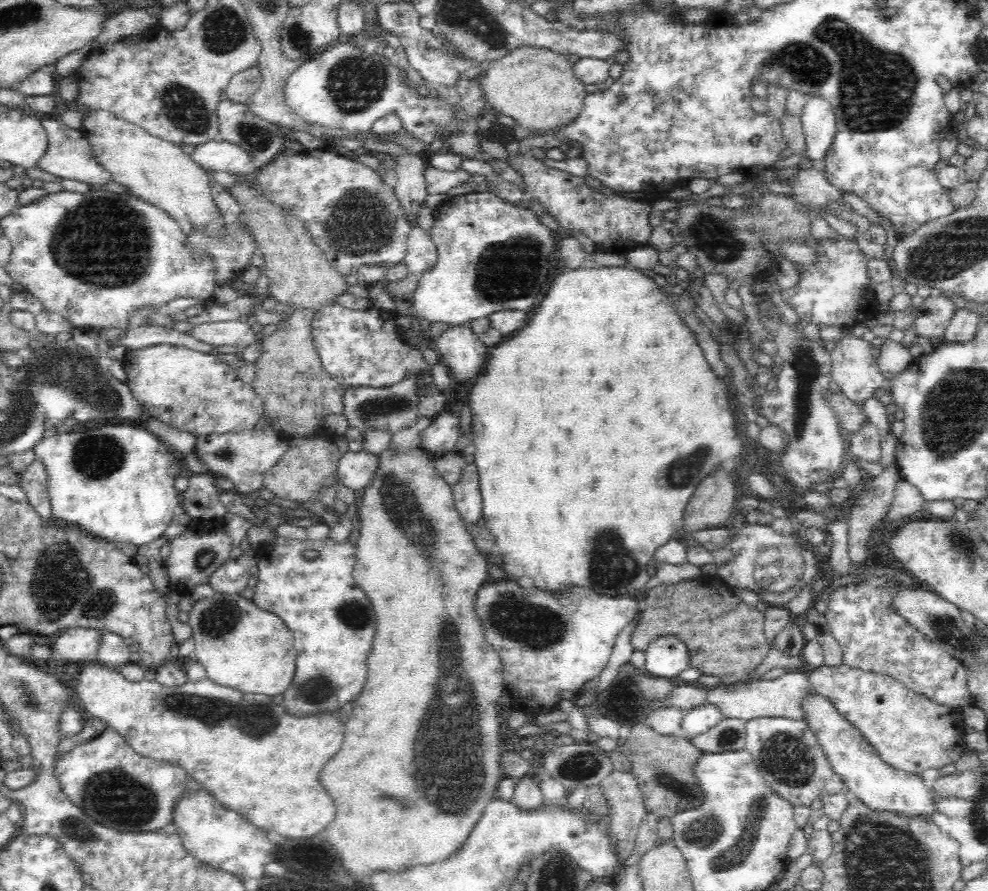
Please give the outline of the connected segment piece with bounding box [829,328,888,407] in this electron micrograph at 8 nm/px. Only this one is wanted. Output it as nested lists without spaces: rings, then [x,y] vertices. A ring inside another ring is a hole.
[[[842,328],[843,338],[836,343],[836,348],[829,352],[831,357],[832,381],[840,386],[840,393],[844,394],[856,405],[862,407],[869,398],[873,398],[878,388],[887,388],[888,382],[880,373],[877,366],[877,358],[872,355],[872,347],[868,341],[857,338],[853,334],[853,328]]]

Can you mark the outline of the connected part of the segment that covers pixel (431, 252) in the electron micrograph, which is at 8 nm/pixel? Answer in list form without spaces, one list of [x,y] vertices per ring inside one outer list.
[[[414,227],[407,238],[407,253],[405,254],[407,273],[420,276],[437,261],[437,248],[432,242],[428,231]]]

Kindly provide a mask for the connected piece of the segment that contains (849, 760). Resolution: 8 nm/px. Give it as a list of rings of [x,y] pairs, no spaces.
[[[815,691],[806,696],[804,700],[806,723],[821,749],[825,752],[833,772],[843,780],[844,790],[849,796],[862,801],[872,811],[890,812],[904,817],[931,818],[935,811],[935,796],[924,785],[920,775],[910,774],[896,770],[880,758],[878,752],[866,742],[862,733],[842,716],[838,709],[825,696],[816,694]]]

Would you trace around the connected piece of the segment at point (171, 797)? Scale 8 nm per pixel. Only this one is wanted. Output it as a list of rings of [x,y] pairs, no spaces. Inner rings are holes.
[[[106,727],[92,740],[60,754],[54,774],[68,801],[81,809],[85,817],[119,832],[155,832],[169,826],[173,822],[174,806],[181,798],[182,792],[187,790],[186,782],[189,779],[188,773],[178,765],[140,756],[112,727]]]

